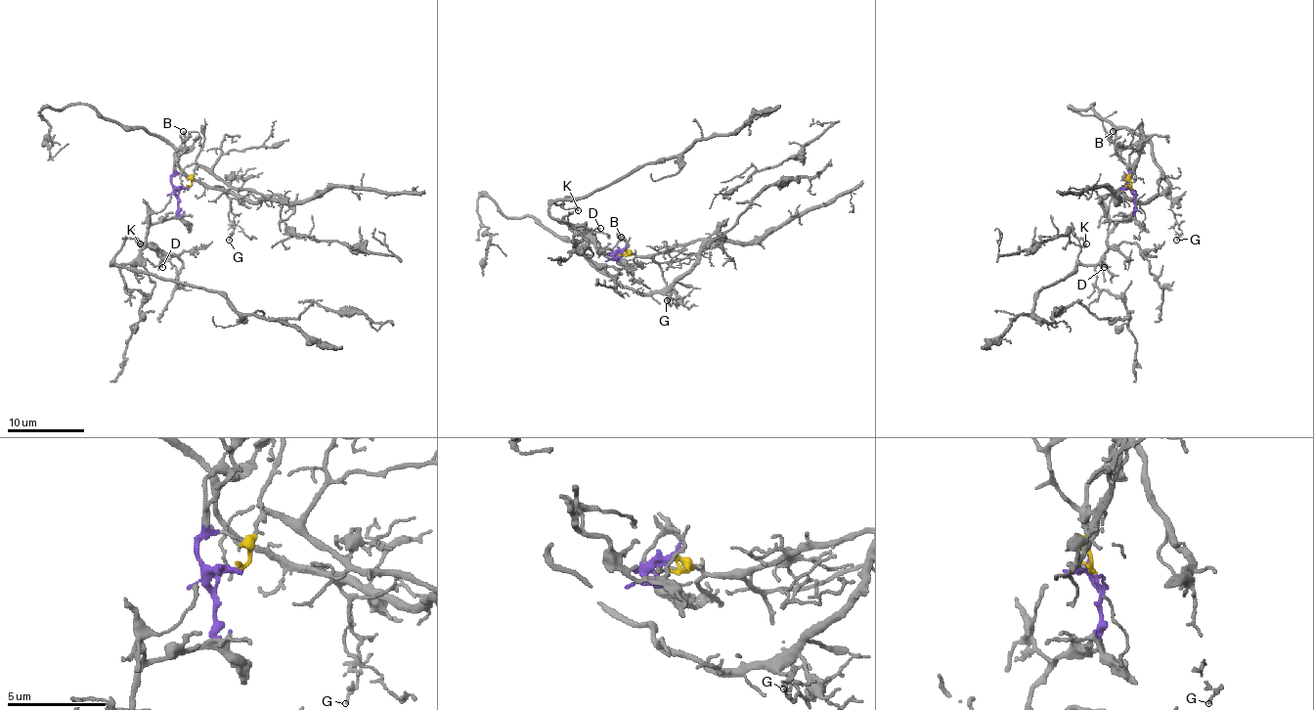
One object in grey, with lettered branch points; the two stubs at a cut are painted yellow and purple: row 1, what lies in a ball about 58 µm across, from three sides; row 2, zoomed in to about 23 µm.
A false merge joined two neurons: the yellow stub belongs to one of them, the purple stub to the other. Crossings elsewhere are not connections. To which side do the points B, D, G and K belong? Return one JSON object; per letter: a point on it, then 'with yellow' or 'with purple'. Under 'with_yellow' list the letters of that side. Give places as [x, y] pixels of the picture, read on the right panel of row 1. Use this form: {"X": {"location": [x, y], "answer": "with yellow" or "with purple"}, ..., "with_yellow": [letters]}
{"B": {"location": [1113, 131], "answer": "with purple"}, "D": {"location": [1104, 267], "answer": "with purple"}, "G": {"location": [1176, 240], "answer": "with yellow"}, "K": {"location": [1086, 244], "answer": "with purple"}, "with_yellow": ["G"]}

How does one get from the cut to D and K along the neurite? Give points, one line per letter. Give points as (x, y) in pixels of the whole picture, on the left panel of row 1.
D: (179, 190), (177, 211), (148, 229), (146, 246), (140, 252), (161, 267)
K: (179, 190), (177, 211), (148, 229), (146, 246), (131, 261), (111, 263), (123, 241), (135, 239), (140, 244)

